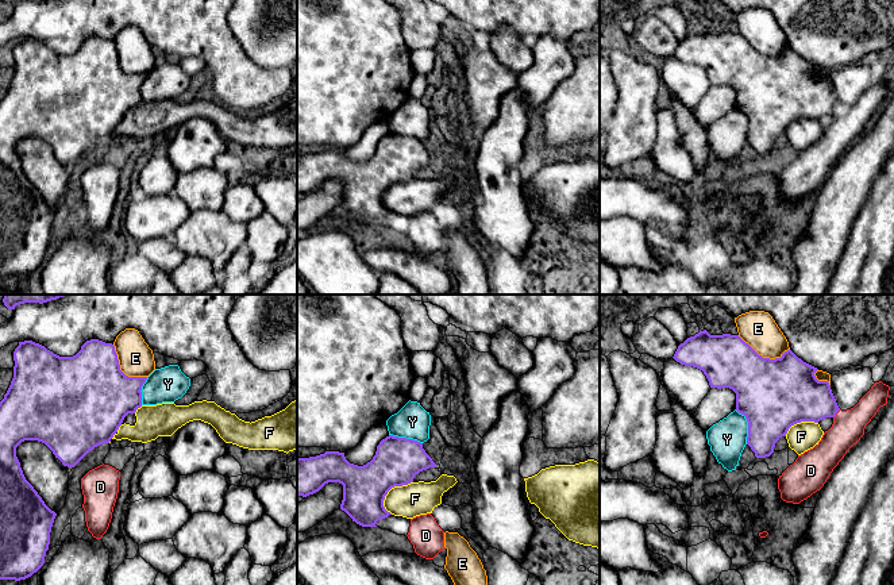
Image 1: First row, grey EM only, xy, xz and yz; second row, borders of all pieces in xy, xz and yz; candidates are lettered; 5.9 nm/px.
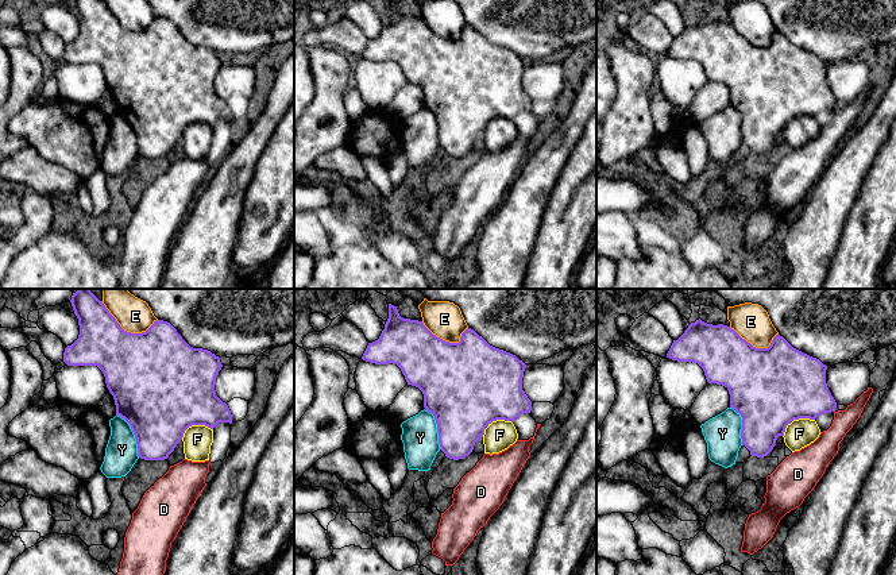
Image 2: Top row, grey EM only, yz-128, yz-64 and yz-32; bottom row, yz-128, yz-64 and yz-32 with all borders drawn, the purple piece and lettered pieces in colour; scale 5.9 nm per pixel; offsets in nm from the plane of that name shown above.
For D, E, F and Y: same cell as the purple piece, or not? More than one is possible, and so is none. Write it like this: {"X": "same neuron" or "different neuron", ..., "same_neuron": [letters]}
{"D": "different neuron", "E": "different neuron", "F": "same neuron", "Y": "different neuron", "same_neuron": ["F"]}

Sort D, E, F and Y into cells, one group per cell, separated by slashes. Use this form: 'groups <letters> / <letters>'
groups D / E / F / Y

